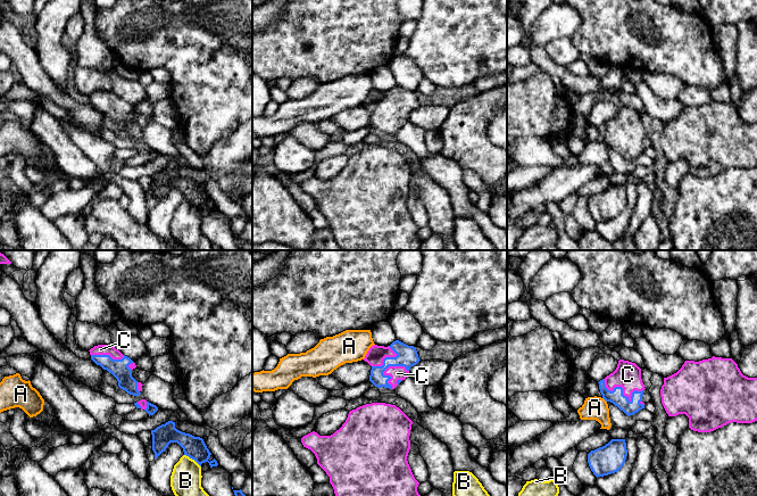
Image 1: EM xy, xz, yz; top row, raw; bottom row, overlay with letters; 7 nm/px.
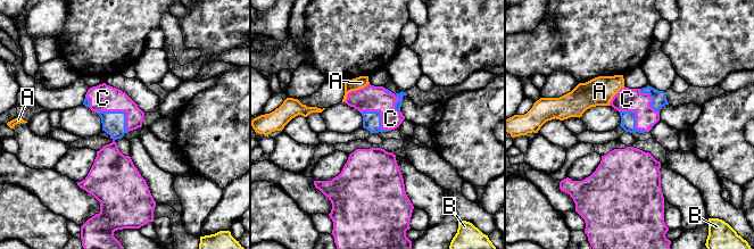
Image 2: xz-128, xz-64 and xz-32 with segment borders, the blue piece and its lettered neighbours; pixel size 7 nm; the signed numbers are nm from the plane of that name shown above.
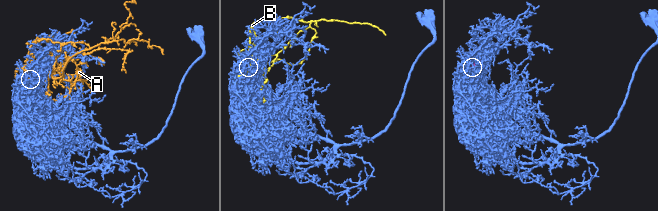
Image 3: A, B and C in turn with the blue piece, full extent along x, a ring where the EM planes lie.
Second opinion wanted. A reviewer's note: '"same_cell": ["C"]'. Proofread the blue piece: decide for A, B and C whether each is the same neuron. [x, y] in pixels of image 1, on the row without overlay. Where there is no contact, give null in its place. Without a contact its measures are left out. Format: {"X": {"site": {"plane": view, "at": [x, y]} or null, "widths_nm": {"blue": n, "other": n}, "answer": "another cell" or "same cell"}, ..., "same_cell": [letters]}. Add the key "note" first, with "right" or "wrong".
{"note": "right", "A": {"site": {"plane": "yz", "at": [604, 143]}, "widths_nm": {"blue": 100, "other": 160}, "answer": "another cell"}, "B": {"site": {"plane": "xy", "at": [192, 204]}, "widths_nm": {"blue": 160, "other": 220}, "answer": "another cell"}, "C": {"site": {"plane": "yz", "at": [622, 134]}, "widths_nm": {"blue": 100, "other": 190}, "answer": "same cell"}, "same_cell": ["C"]}

